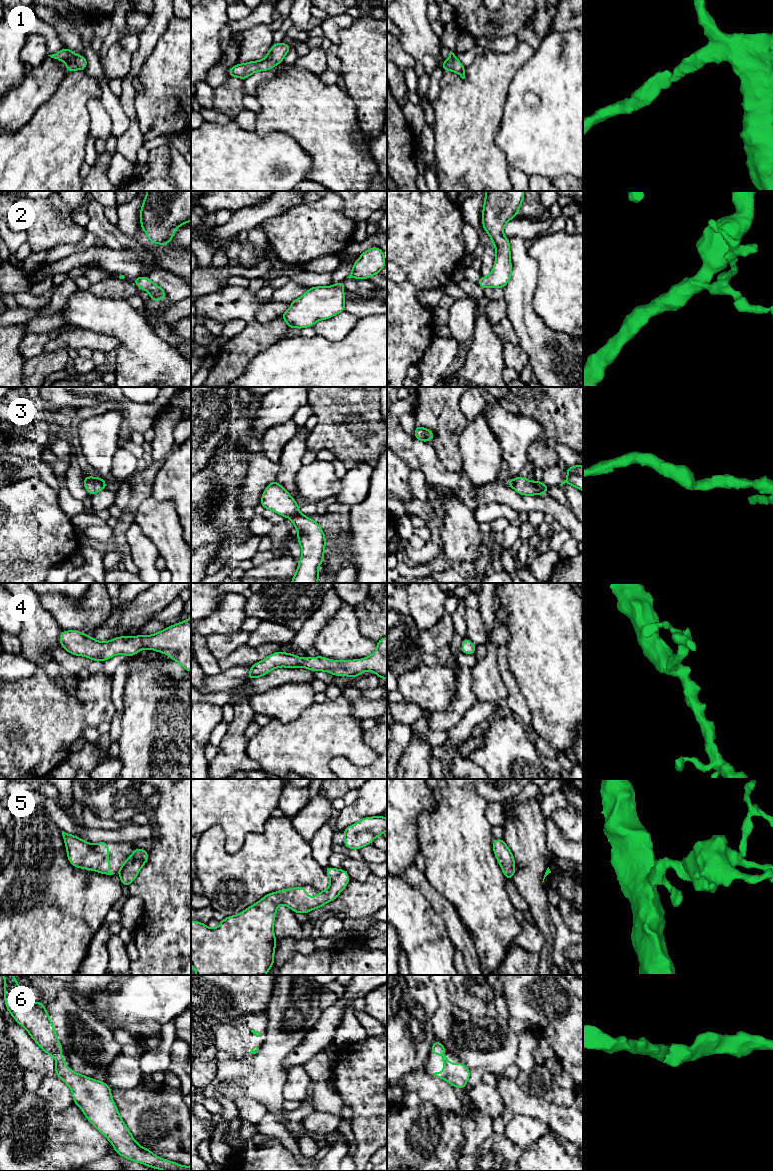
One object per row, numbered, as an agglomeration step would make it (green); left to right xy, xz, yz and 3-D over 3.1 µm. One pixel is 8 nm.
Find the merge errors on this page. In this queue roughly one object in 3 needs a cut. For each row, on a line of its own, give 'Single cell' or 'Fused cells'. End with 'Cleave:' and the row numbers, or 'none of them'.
1: Single cell
2: Single cell
3: Single cell
4: Single cell
5: Single cell
6: Single cell
Cleave: none of them

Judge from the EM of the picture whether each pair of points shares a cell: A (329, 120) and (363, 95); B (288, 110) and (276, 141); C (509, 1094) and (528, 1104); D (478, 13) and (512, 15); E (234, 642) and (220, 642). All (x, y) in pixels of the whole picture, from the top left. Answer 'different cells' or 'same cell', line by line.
A: different cells
B: different cells
C: same cell
D: same cell
E: same cell

